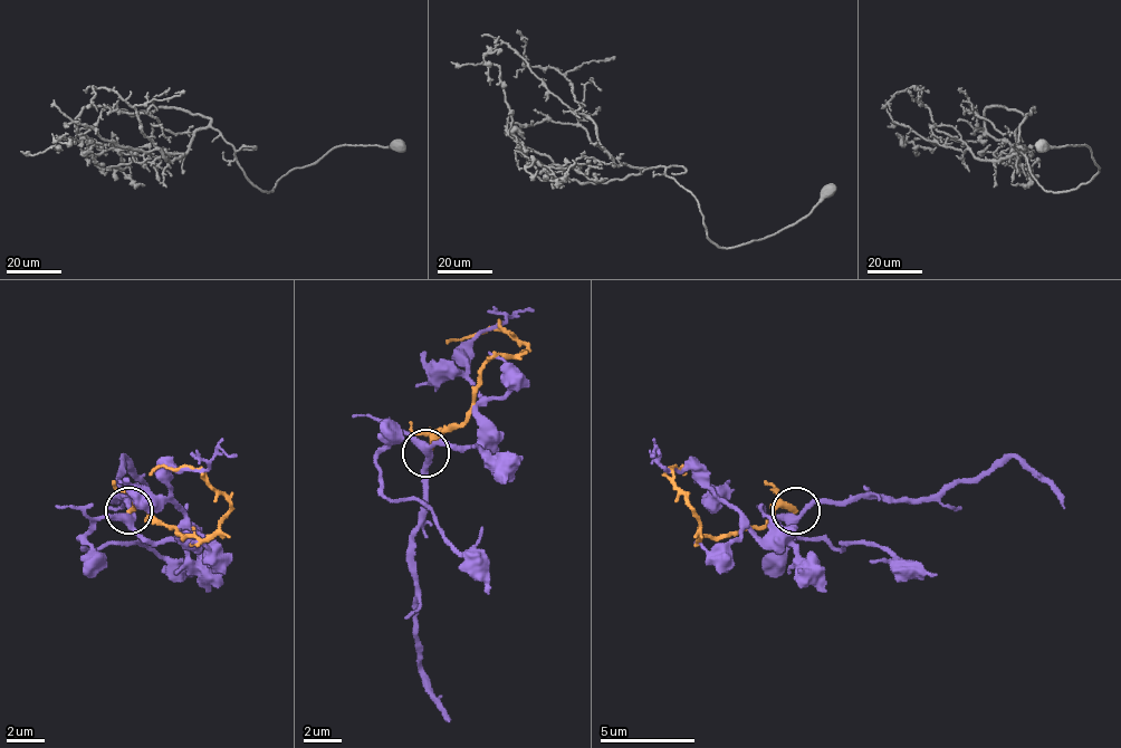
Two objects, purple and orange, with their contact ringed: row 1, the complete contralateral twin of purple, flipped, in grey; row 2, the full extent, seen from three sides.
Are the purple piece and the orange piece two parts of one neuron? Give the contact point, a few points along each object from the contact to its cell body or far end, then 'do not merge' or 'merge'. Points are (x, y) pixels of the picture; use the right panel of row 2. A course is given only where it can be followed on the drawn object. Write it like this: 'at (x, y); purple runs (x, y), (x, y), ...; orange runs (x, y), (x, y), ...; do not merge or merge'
at (796, 510); purple runs (794, 511), (861, 498), (931, 502), (955, 483), (978, 483), (1021, 460), (1063, 507); orange runs (794, 511), (781, 507), (762, 526), (696, 540), (700, 517), (690, 507), (672, 469), (681, 464), (686, 475); do not merge

